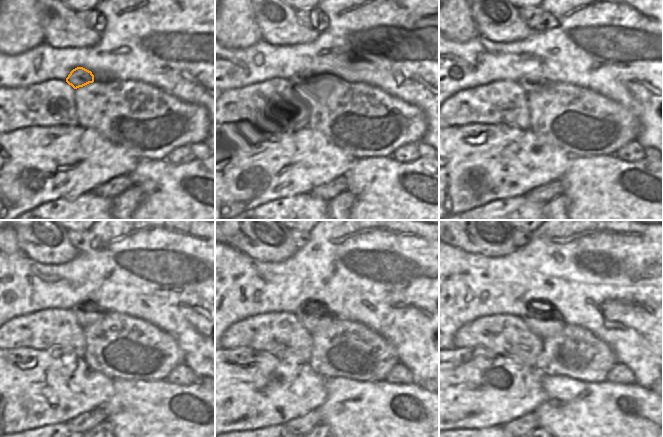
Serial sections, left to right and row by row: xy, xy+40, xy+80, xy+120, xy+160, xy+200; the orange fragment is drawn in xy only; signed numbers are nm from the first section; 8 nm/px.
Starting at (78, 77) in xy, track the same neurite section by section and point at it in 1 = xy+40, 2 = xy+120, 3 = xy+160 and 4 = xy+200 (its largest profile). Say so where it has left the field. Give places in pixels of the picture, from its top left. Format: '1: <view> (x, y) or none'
1: xy+40 (303, 80)
2: xy+120 (86, 314)
3: xy+160 (314, 316)
4: xy+200 (538, 320)

